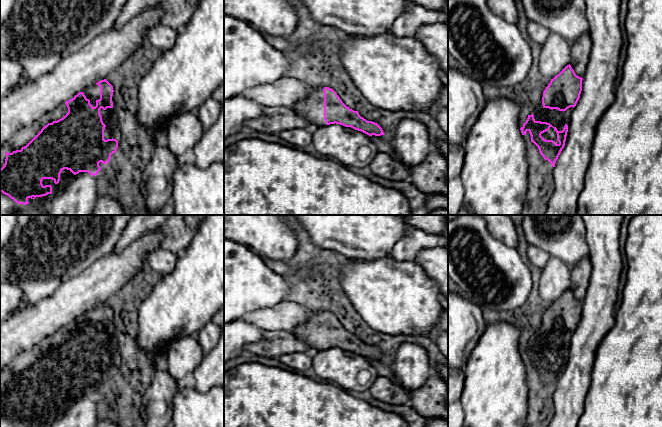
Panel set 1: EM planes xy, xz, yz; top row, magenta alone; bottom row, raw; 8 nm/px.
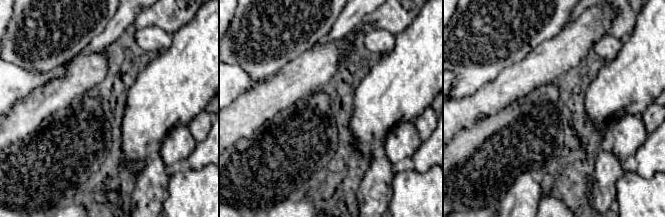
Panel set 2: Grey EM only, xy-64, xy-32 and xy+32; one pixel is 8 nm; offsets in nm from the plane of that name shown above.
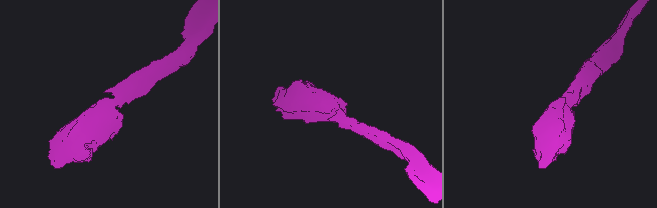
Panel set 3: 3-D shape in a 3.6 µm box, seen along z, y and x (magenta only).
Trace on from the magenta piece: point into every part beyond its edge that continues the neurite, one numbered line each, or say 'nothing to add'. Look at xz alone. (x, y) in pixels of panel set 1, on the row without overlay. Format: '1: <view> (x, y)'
1: xz (312, 332)

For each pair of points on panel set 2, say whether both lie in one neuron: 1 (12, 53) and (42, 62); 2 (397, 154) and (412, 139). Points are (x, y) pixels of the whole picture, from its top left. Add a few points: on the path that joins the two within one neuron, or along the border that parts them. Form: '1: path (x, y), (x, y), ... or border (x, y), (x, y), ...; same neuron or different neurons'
1: path (19, 54), (35, 55); same neuron
2: path (401, 150), (408, 143); same neuron

